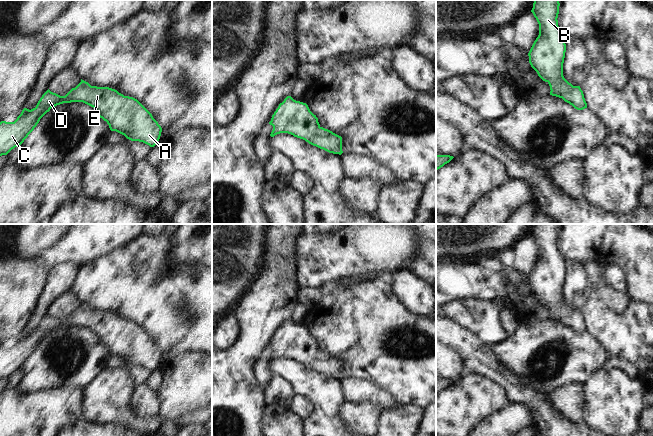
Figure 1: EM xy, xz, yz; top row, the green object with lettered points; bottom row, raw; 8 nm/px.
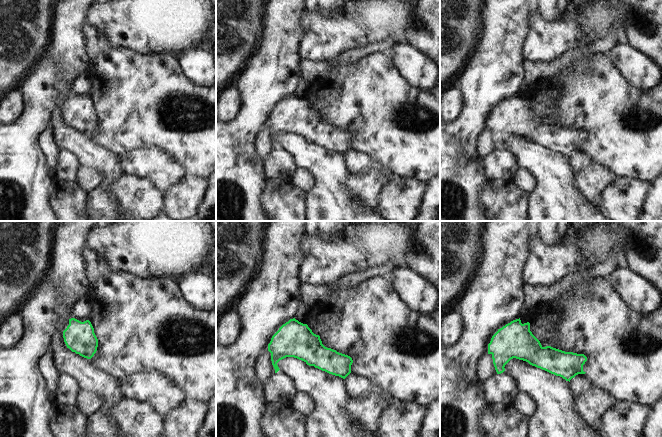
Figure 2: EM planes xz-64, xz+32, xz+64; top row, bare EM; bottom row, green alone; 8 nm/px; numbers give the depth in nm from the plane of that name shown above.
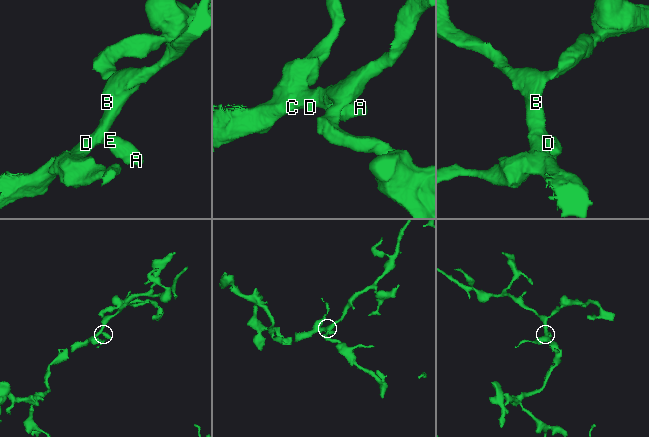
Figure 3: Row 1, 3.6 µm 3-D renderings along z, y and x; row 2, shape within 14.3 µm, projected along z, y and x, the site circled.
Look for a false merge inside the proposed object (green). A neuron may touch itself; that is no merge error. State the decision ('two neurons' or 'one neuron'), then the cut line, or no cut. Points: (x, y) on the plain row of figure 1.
one neuron; cut none

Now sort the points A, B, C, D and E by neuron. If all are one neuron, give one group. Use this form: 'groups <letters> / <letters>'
groups A B C D E

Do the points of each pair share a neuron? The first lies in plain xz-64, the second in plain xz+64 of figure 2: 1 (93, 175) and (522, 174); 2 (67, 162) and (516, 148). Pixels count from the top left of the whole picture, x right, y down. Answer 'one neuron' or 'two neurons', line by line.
1: one neuron
2: two neurons

